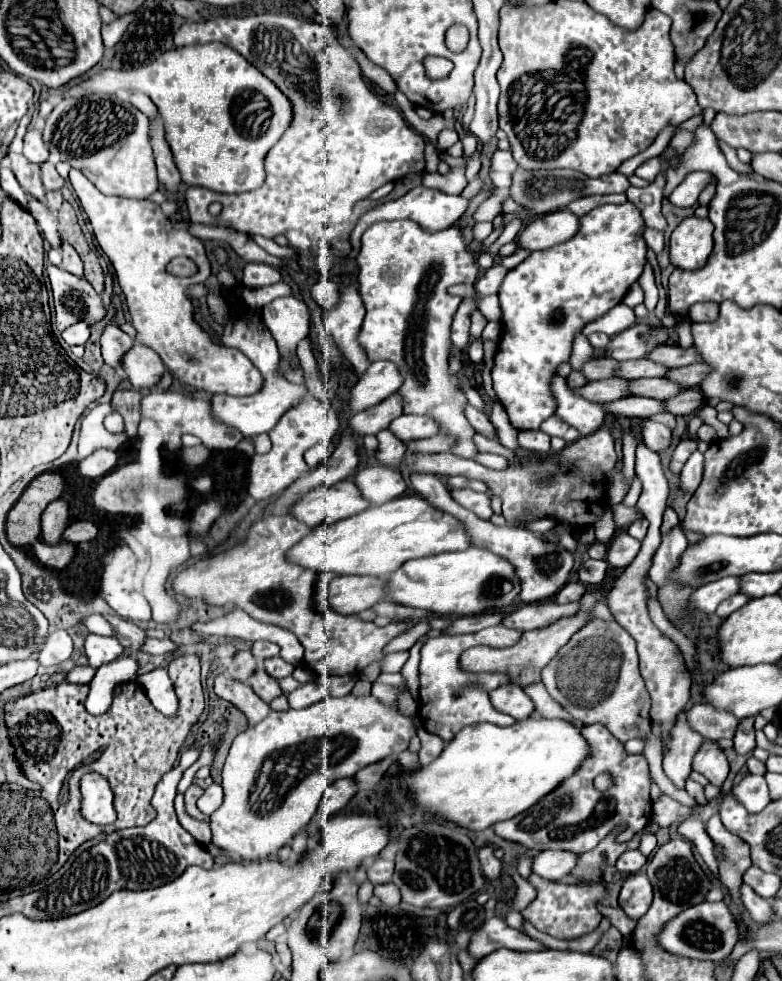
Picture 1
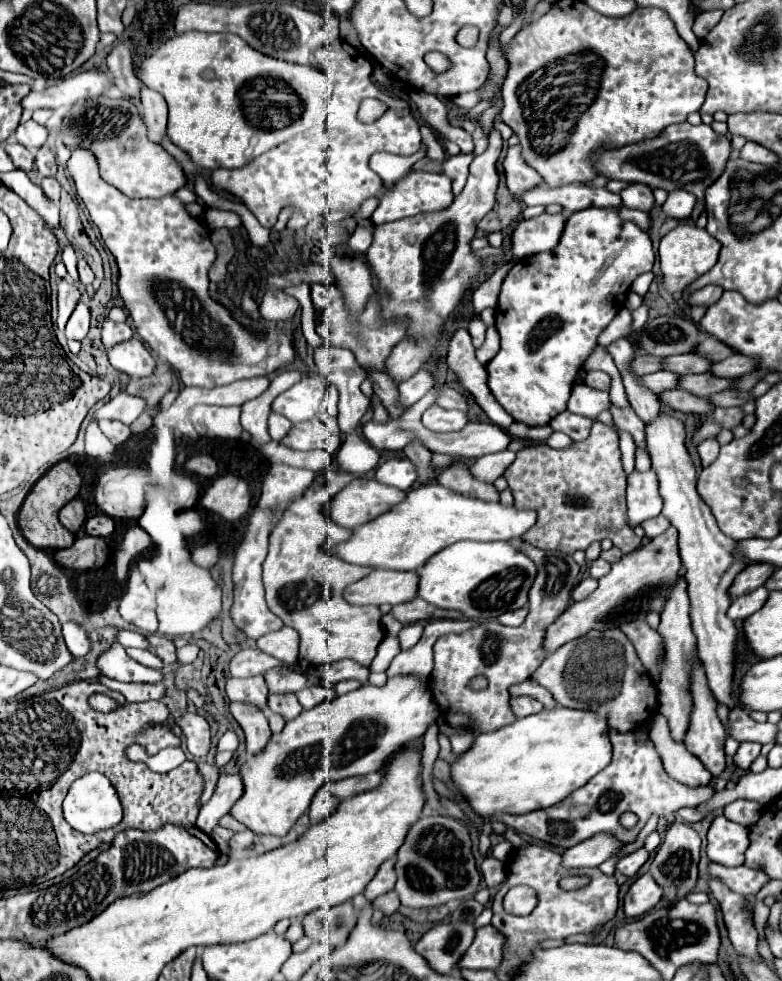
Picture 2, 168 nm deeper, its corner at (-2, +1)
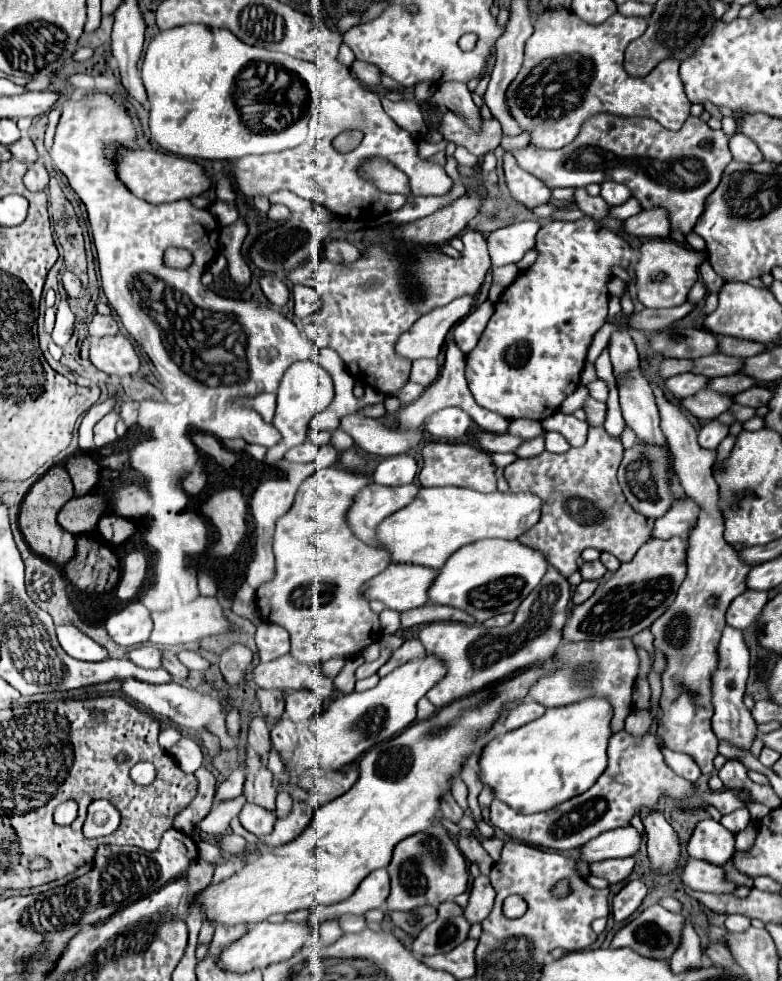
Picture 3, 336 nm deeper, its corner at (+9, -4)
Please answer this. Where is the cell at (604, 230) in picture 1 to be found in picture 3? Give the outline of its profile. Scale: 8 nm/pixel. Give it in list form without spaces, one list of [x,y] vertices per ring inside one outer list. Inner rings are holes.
[[[589,216],[575,222],[555,220],[543,226],[537,232],[537,250],[537,262],[517,276],[495,304],[495,314],[483,330],[479,344],[467,354],[465,366],[469,390],[477,404],[511,420],[543,420],[555,414],[561,402],[579,388],[593,334],[605,324],[609,296],[605,284],[611,278],[611,268],[629,268],[635,262],[631,246],[611,230],[595,224]]]

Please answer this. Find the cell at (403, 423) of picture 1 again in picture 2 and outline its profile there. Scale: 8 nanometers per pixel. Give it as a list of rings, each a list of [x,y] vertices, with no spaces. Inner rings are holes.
[[[432,405],[430,409],[424,411],[422,423],[430,431],[446,433],[446,431],[460,431],[468,423],[468,417],[466,413],[456,409],[442,409],[438,405]]]

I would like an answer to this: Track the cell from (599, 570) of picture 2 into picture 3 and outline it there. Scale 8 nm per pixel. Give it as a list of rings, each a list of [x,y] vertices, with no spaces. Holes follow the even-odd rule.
[[[595,560],[595,562],[585,562],[585,564],[579,568],[579,572],[581,572],[583,580],[599,580],[599,578],[603,578],[603,574],[607,572],[607,568],[605,568],[599,560]]]

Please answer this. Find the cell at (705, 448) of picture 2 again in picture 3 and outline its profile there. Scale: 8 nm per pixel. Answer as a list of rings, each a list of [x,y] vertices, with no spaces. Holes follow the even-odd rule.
[[[711,420],[711,422],[707,422],[707,424],[701,428],[701,432],[699,432],[699,444],[701,444],[703,448],[715,450],[727,434],[729,434],[729,426],[721,424],[719,420]]]

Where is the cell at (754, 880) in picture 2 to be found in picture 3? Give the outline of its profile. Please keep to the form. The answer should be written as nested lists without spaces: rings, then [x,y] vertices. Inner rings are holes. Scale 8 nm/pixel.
[[[689,858],[683,866],[683,882],[693,890],[713,892],[713,894],[731,894],[735,884],[725,880],[725,872],[721,866],[713,866],[711,862]]]

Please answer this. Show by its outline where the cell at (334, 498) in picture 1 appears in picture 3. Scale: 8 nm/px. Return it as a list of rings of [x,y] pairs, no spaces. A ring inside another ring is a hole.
[[[369,484],[355,496],[355,504],[347,512],[347,522],[357,534],[359,540],[371,546],[379,546],[377,542],[377,526],[389,514],[397,512],[399,508],[413,502],[419,492],[419,484],[405,484],[405,486],[381,486]]]

